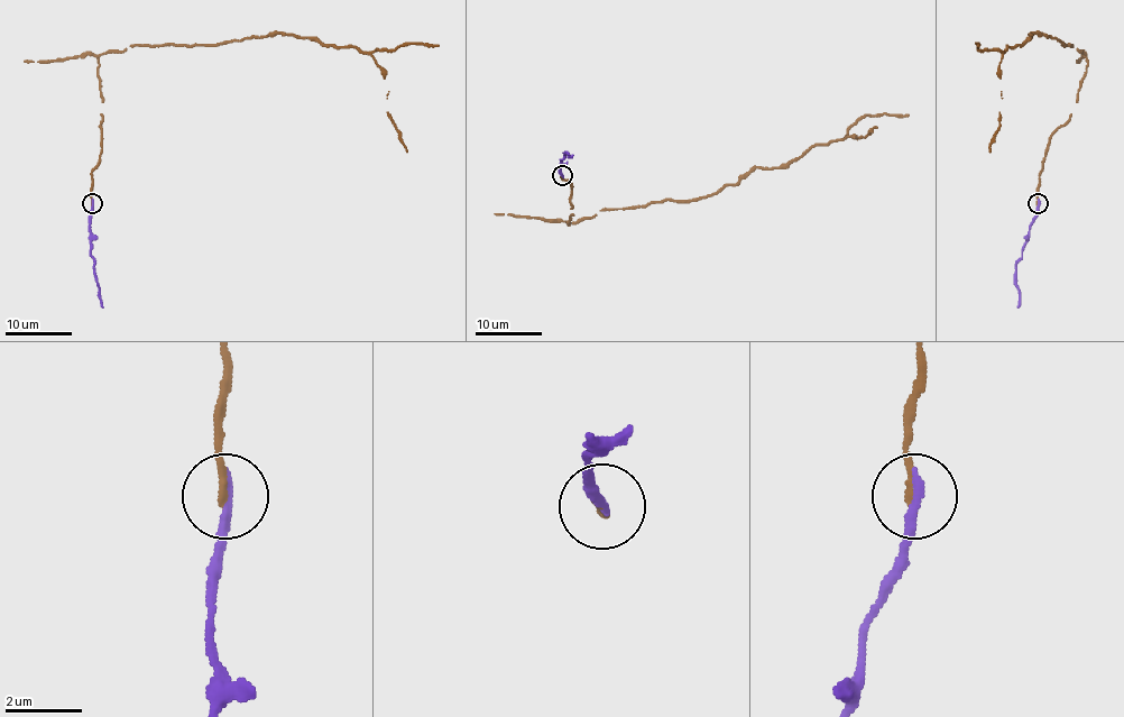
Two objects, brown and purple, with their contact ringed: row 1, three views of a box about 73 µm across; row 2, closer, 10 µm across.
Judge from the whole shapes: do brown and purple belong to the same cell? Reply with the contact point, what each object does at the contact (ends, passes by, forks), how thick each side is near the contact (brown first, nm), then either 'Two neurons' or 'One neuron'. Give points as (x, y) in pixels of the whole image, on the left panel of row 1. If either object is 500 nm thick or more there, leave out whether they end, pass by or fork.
Place: (92, 203). At the ring brown ends. At the ring purple ends. Thickness 190 nm (brown) against 240 nm. One neuron

